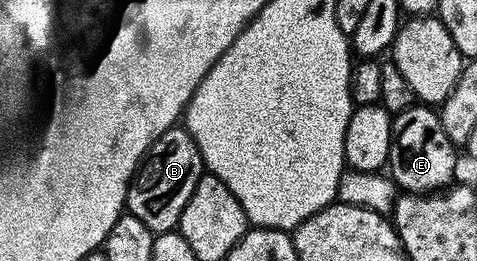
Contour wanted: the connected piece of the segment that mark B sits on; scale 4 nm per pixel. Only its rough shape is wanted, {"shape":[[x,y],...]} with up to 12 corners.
{"shape":[[187,128],[148,150],[127,211],[154,233],[179,225],[206,174]]}

